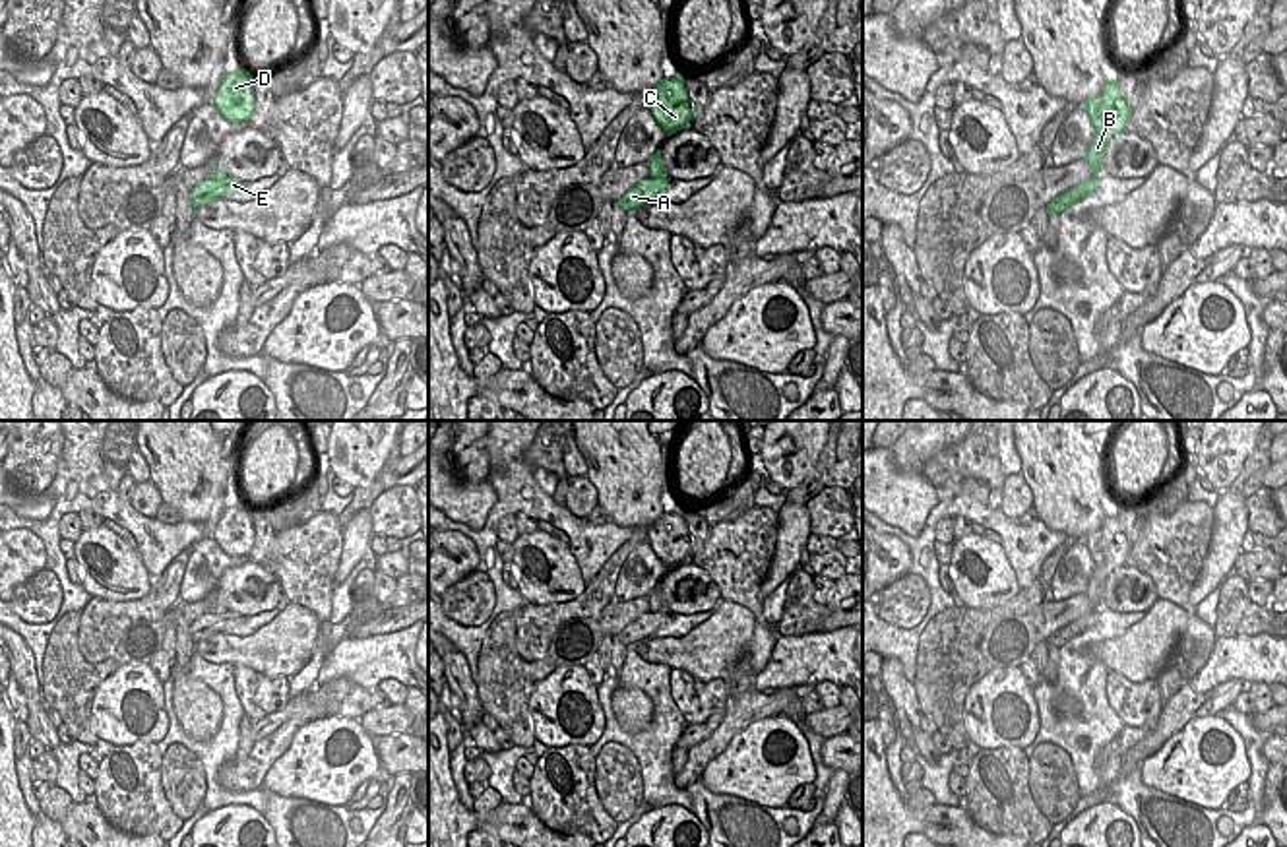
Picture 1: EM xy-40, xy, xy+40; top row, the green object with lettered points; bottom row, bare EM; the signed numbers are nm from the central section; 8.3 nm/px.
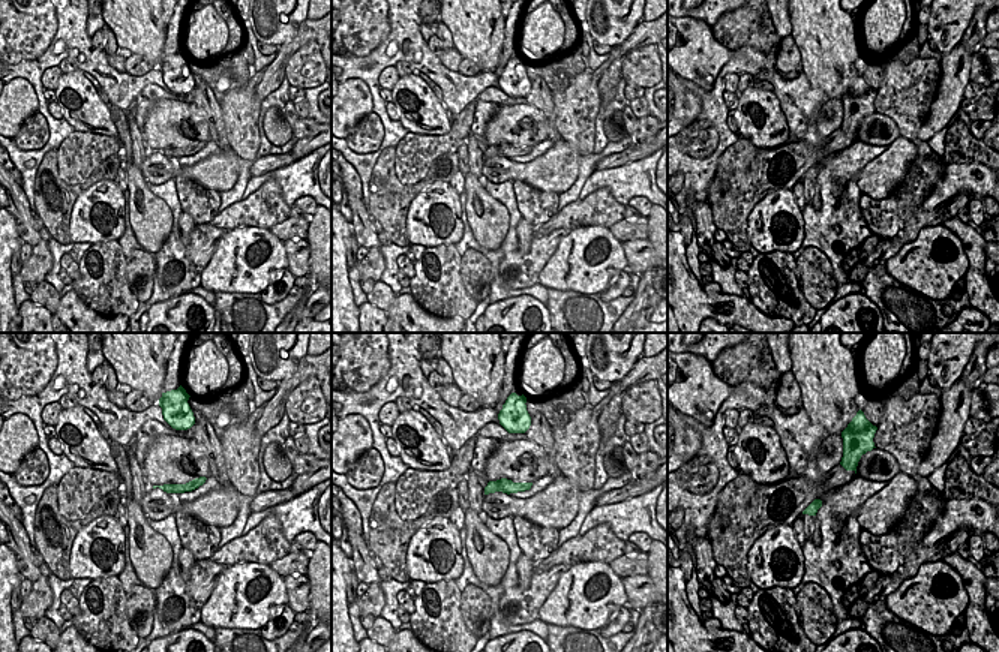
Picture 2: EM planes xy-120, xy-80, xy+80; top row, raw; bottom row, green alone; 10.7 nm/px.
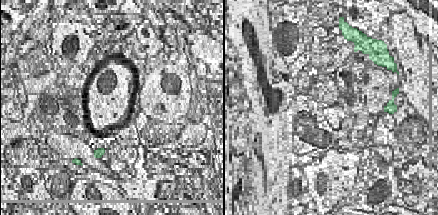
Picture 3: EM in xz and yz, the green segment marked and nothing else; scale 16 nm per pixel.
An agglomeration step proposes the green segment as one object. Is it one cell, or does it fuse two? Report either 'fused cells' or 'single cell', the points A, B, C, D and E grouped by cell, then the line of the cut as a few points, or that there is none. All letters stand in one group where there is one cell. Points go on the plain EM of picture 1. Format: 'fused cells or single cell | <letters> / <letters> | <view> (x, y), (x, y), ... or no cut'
fused cells | A E / B C D | xy (650, 609), (663, 611)

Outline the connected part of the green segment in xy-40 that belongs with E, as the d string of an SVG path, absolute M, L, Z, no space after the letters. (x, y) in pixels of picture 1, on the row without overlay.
M215 601L209 603L209 611L190 624L192 643L219 634L229 628L236 628L246 622L248 616L238 612L229 612L223 605Z

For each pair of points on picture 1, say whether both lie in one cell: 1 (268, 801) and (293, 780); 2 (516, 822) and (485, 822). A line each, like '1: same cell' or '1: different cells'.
1: different cells
2: same cell

